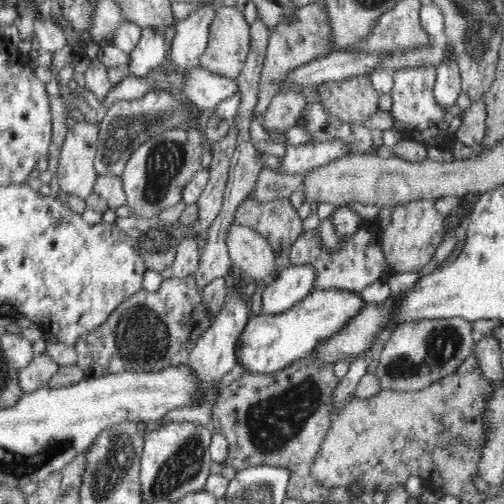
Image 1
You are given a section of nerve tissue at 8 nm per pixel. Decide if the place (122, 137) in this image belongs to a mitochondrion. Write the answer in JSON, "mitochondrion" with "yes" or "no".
{"mitochondrion":"yes"}

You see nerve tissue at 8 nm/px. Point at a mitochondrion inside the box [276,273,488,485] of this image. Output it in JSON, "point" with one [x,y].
{"point":[443,343]}

